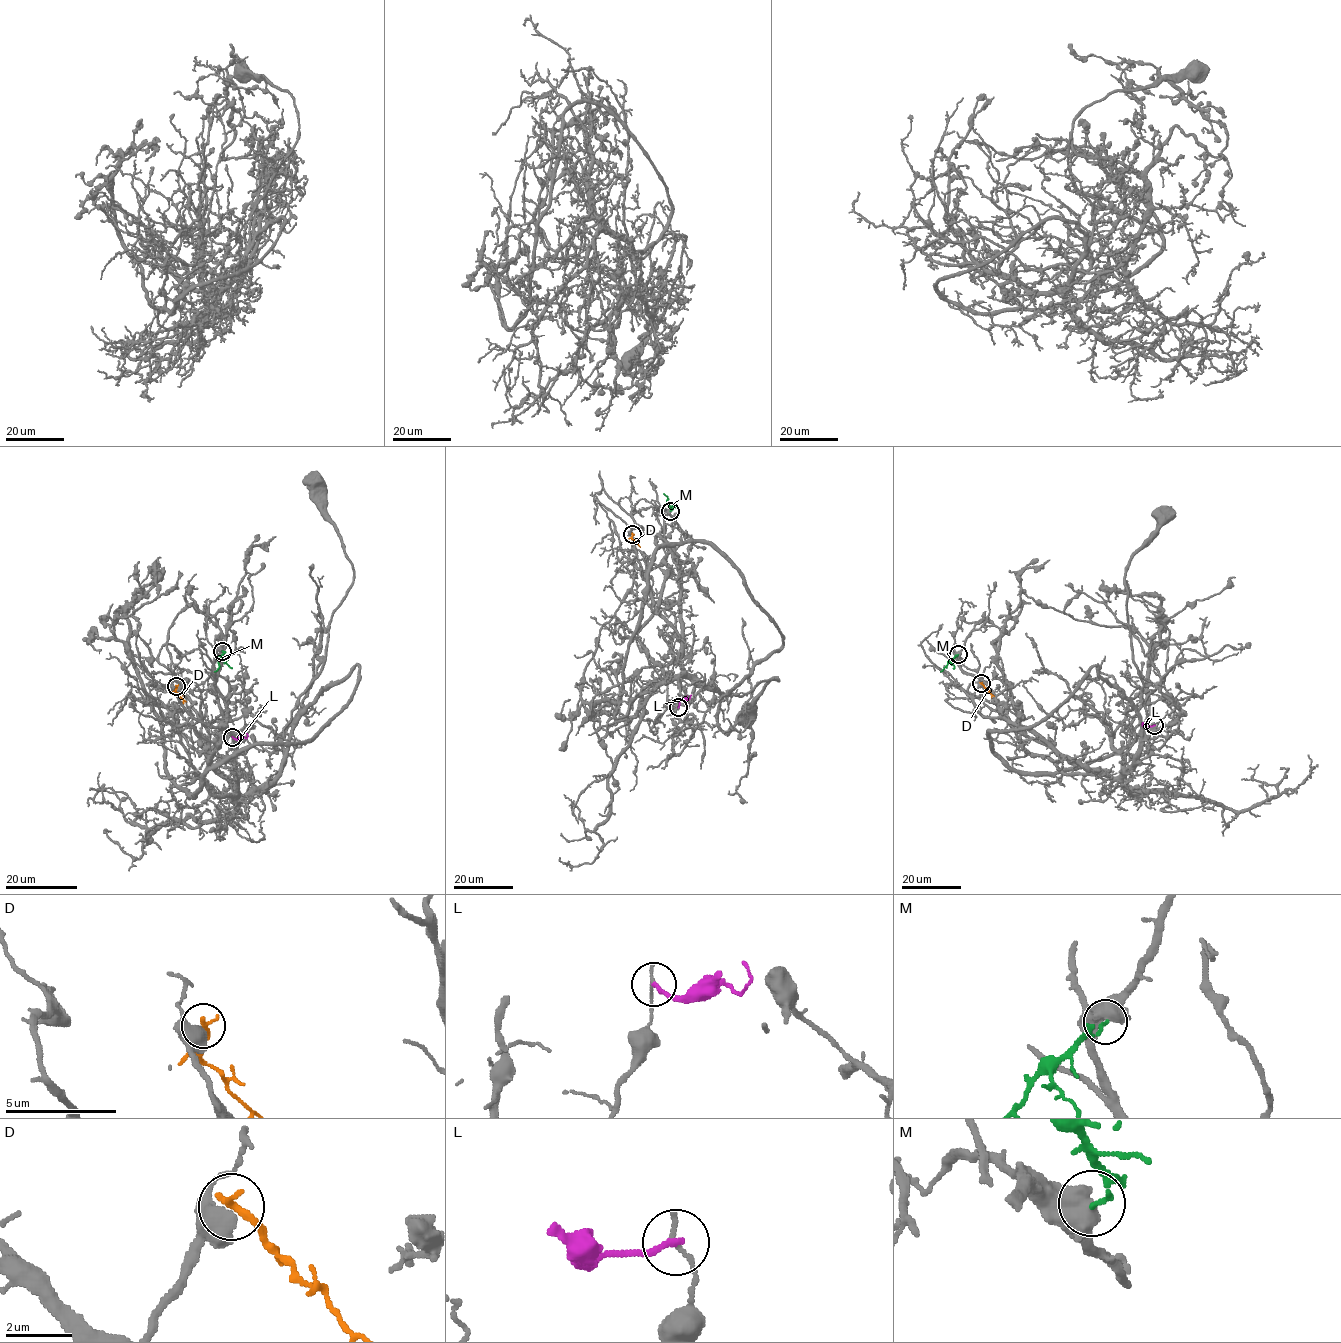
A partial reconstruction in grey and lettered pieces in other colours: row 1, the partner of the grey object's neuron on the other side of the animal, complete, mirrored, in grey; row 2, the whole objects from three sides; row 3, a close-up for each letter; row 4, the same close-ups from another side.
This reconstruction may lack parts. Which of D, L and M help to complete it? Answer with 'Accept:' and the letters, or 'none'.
Accept: none

